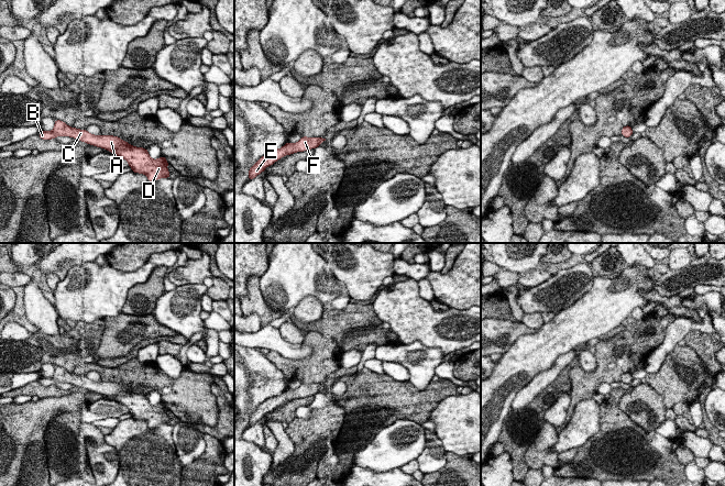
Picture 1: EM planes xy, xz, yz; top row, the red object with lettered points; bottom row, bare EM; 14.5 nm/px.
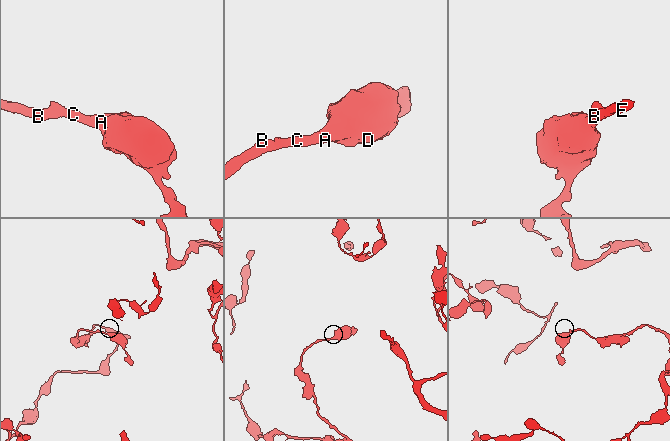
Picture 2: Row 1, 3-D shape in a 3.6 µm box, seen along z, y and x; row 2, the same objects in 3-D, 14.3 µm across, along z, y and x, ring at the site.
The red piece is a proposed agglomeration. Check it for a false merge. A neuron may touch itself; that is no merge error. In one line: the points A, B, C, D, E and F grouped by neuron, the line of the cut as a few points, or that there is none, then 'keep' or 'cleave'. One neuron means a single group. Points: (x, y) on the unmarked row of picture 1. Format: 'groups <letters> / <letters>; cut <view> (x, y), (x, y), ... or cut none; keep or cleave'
groups A B C D E F; cut none; keep

